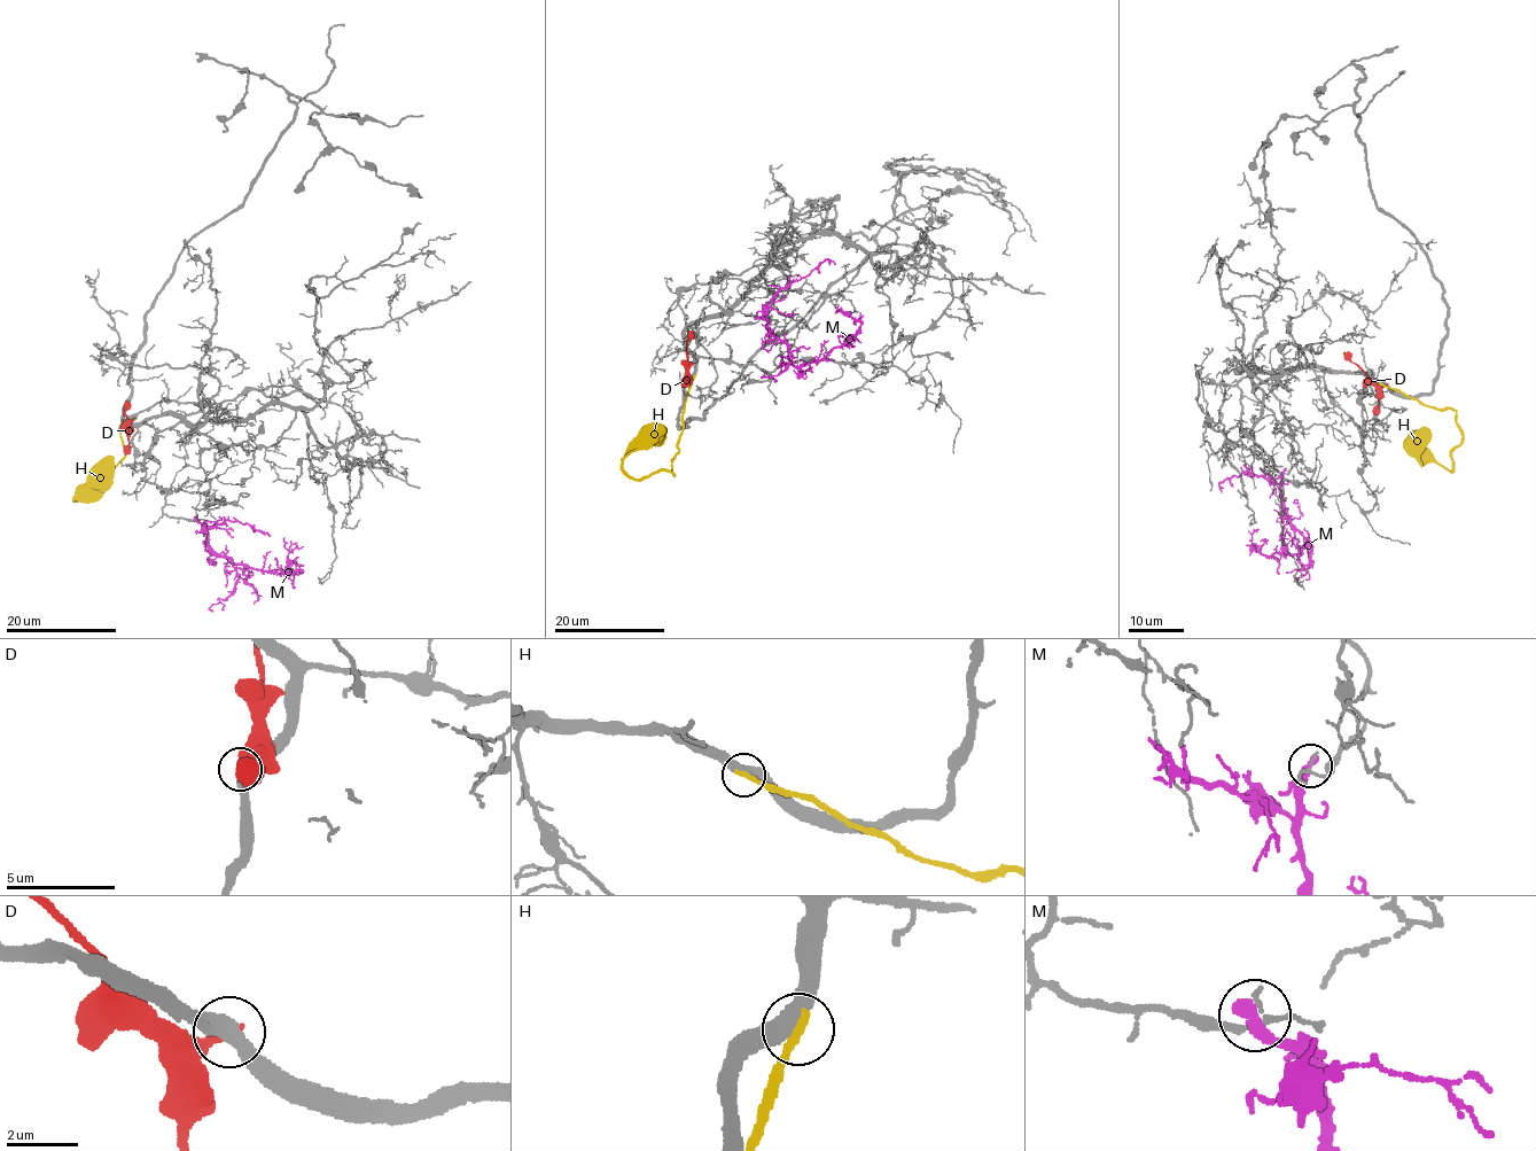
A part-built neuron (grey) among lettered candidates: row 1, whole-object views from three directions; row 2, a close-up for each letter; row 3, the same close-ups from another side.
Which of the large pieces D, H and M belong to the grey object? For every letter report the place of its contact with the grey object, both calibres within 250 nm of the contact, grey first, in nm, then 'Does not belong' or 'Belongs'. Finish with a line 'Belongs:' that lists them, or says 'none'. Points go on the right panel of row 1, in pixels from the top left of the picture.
D: Touches grey at (1386, 385). Thickness 380 nm (grey) against 280 nm. Does not belong
H: Touches grey at (1381, 385). Thickness 380 nm (grey) against 280 nm. Belongs
M: Touches grey at (1284, 471). Thickness 110 nm (grey) against 420 nm. Does not belong
Belongs: H

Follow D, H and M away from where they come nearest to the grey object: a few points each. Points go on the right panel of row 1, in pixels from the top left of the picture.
D: (1386, 385), (1378, 385), (1342, 352)
H: (1381, 385), (1426, 405), (1456, 411), (1463, 436), (1451, 452), (1453, 469), (1419, 450), (1426, 429)
M: (1284, 472), (1281, 508), (1308, 544), (1299, 553), (1263, 554), (1252, 542), (1252, 534), (1260, 529)

